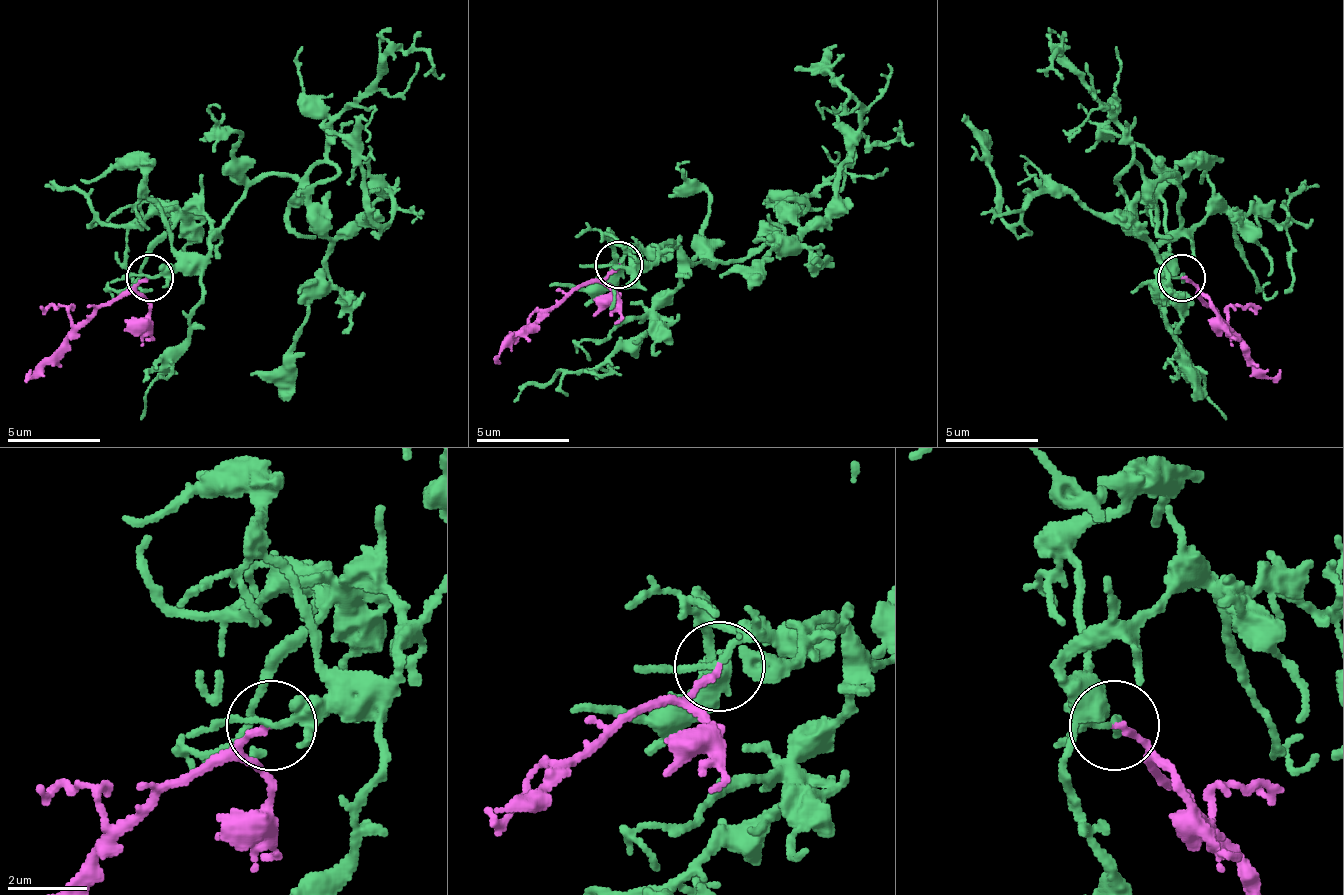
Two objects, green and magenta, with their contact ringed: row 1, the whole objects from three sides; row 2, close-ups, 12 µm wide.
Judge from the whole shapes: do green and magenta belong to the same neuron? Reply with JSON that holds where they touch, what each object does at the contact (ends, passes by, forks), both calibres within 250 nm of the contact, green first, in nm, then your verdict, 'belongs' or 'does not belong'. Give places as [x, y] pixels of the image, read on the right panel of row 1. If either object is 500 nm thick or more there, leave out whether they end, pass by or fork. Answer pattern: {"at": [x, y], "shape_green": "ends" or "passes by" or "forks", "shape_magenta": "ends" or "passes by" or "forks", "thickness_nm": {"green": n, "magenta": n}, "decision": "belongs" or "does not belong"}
{"at": [1181, 277], "shape_green": "passes by", "shape_magenta": "ends", "thickness_nm": {"green": 140, "magenta": 160}, "decision": "belongs"}

